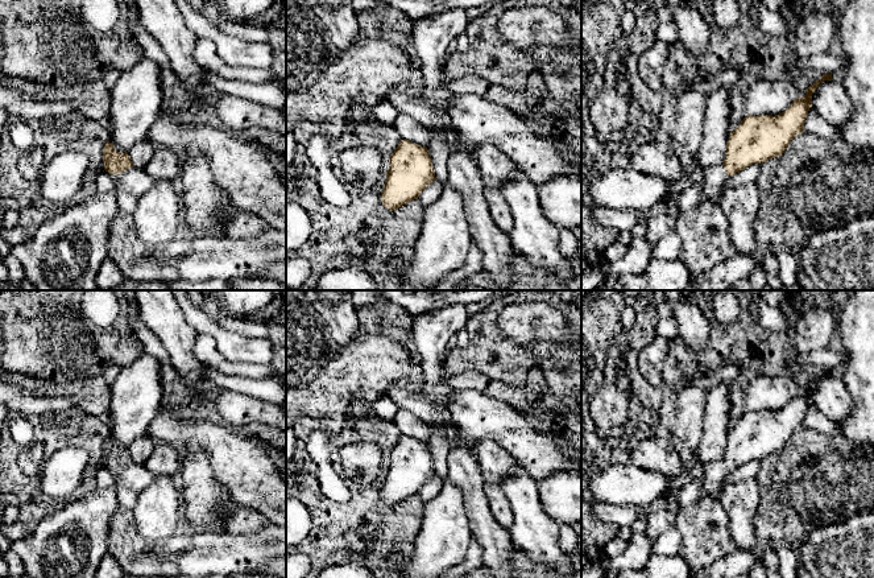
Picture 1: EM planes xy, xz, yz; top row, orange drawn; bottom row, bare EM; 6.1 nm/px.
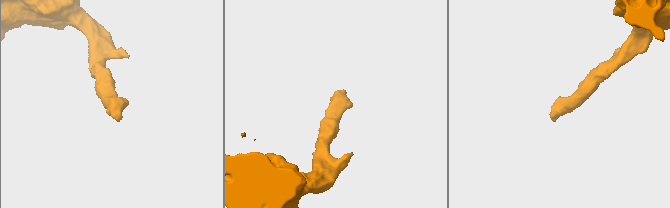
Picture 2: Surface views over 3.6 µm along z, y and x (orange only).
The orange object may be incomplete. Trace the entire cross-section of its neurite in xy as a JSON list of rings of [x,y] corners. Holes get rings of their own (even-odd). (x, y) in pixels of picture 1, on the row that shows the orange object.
[[[107,141],[103,149],[104,170],[108,172],[115,182],[119,211],[133,215],[138,199],[154,185],[144,169],[136,168],[128,152],[119,153],[113,144]]]

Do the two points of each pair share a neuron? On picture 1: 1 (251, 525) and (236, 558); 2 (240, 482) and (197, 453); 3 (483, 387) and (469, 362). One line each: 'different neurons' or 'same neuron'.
1: different neurons
2: different neurons
3: different neurons

